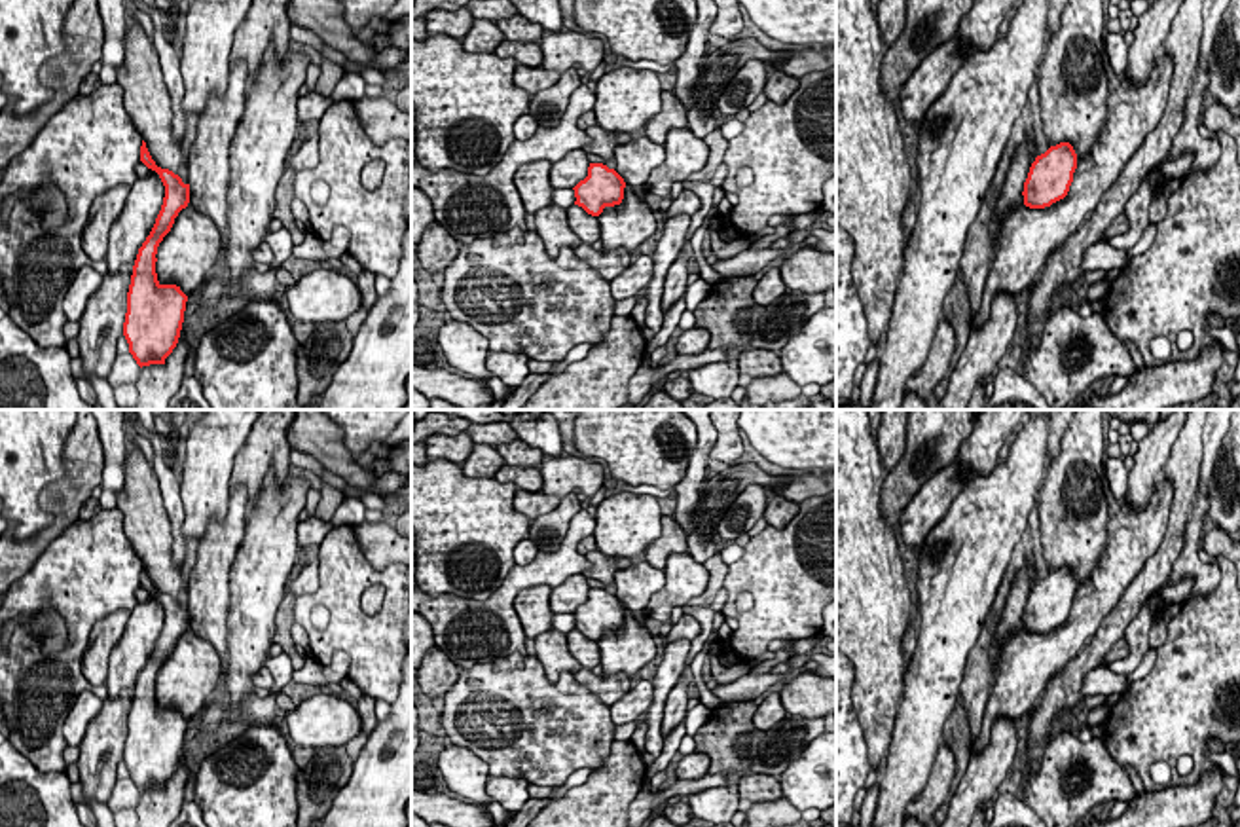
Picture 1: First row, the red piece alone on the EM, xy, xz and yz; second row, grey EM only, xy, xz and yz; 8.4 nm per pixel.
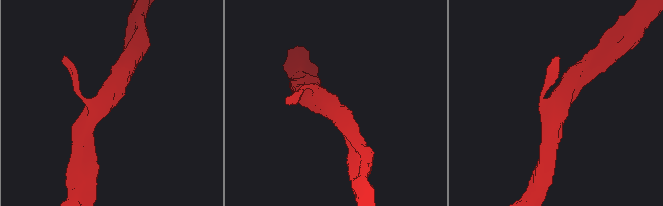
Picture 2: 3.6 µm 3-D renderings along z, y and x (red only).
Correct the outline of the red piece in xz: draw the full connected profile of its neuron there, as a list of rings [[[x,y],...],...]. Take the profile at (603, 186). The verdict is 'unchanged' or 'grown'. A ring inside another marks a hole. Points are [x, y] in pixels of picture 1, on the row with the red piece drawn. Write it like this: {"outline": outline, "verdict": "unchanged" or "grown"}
{"outline": [[[590,163],[588,176],[574,190],[574,205],[588,214],[599,216],[605,207],[620,205],[624,199],[624,178],[603,163]]], "verdict": "unchanged"}

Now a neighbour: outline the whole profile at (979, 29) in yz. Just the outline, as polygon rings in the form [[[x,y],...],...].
[[[975,0],[959,21],[957,38],[965,59],[976,49],[990,49],[999,38],[999,25],[1020,0]]]

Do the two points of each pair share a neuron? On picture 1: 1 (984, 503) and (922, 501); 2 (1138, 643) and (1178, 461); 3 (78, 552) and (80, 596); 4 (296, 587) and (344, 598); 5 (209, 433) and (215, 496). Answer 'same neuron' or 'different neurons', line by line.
1: different neurons
2: different neurons
3: same neuron
4: different neurons
5: same neuron

